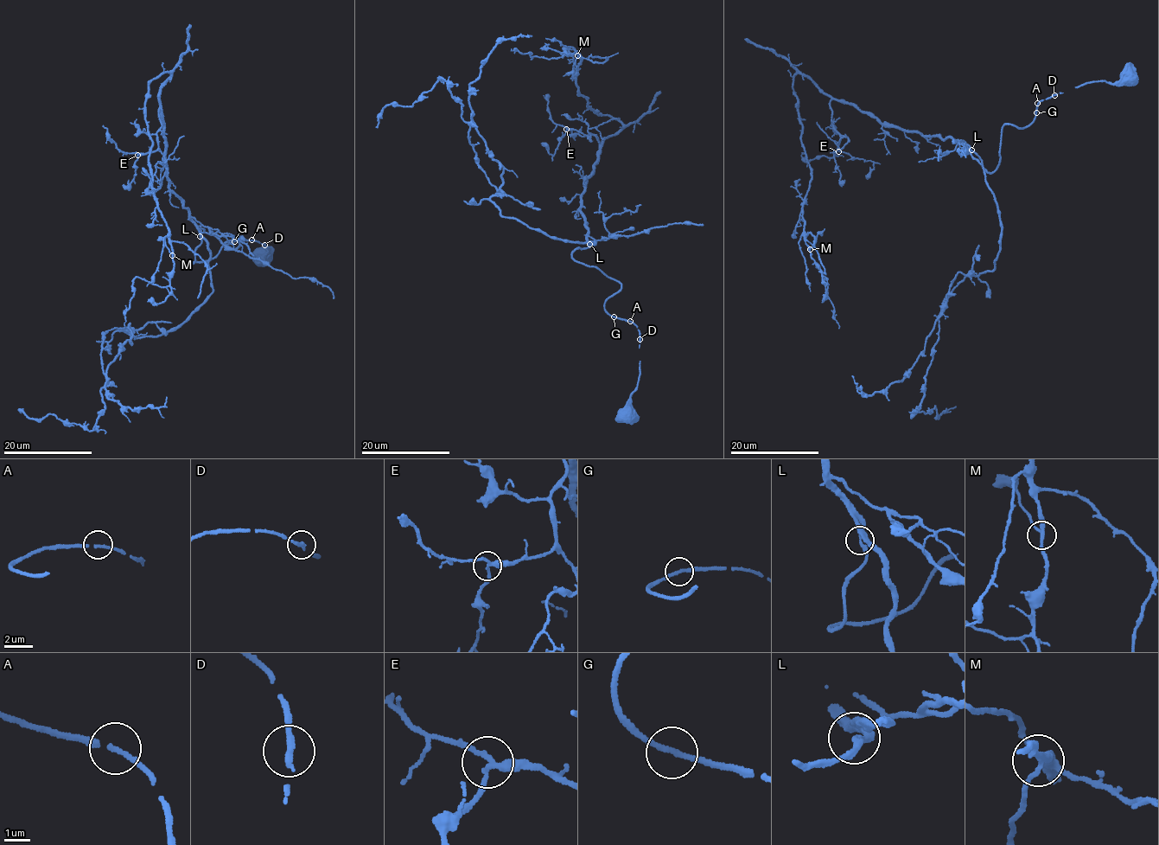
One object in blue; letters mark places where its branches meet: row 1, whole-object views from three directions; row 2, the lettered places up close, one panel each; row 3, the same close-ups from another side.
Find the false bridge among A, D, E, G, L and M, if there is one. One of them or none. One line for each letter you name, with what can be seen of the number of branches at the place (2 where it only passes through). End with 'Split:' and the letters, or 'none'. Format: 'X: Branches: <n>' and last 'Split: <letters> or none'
Split: none

